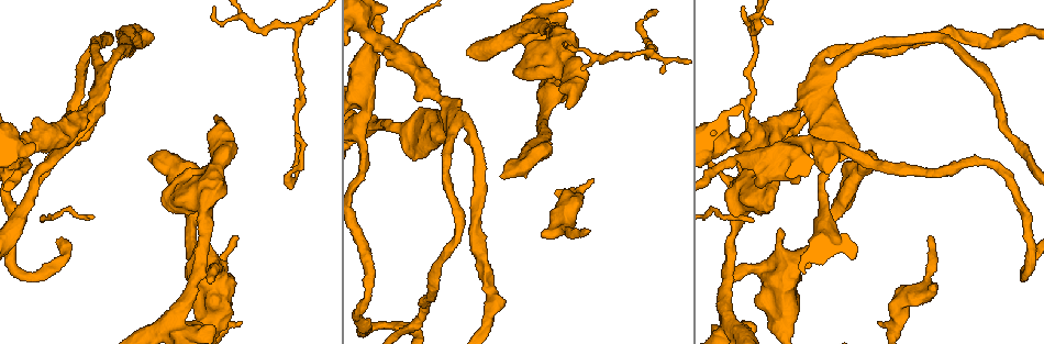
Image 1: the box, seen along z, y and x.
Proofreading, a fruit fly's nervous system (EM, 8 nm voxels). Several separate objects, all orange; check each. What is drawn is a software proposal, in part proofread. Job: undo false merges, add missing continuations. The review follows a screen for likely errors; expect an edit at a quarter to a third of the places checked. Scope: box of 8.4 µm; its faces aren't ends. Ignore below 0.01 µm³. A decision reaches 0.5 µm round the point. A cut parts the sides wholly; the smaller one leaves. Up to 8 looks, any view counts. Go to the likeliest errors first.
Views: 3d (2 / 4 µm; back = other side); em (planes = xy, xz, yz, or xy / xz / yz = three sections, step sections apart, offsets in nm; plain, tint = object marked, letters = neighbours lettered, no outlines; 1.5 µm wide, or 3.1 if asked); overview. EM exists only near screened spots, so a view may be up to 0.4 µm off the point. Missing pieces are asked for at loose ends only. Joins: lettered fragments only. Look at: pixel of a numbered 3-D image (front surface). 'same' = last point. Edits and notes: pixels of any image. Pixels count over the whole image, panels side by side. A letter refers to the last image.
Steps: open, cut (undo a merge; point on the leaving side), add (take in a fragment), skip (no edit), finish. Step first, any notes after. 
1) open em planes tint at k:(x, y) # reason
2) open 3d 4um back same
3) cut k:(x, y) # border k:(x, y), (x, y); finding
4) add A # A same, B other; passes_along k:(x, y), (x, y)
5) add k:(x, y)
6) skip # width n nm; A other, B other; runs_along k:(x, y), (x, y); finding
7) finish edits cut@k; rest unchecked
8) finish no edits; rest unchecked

open em planes letters at 1:(500, 177) # stops while still wide

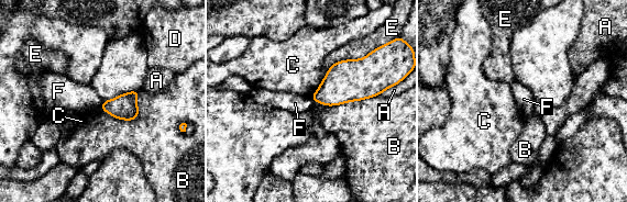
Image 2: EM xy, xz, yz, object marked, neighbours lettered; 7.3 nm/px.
skip # A other, B other, C other, D other, E other, F other; border 2:(103, 101), (99, 108); none of them fits

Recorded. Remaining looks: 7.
open 3d 4um at 1:(237, 235) # thin end

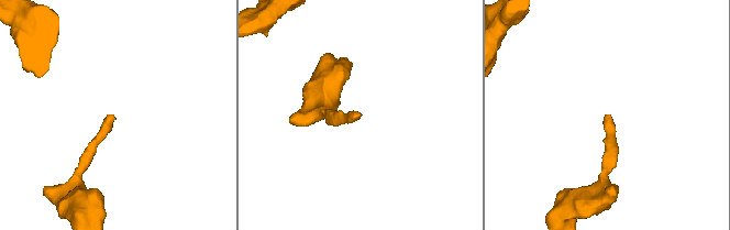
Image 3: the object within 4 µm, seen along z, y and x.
open em planes plain at 3:(113, 114)

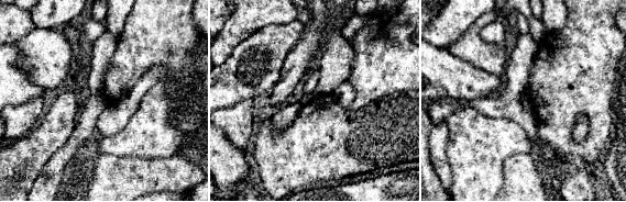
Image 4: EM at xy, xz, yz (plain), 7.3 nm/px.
open em planes letters same # see the neighbours

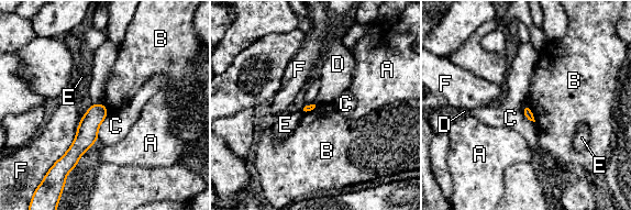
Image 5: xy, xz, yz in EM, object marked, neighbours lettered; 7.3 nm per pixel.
skip # A other, B other, C other, D other, E other, F other; runs_along 5:(101, 107), (70, 162); no lettered fragment goes on from it

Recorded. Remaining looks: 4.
open em yz step 4 tint at 1:(296, 30) # three-way junction

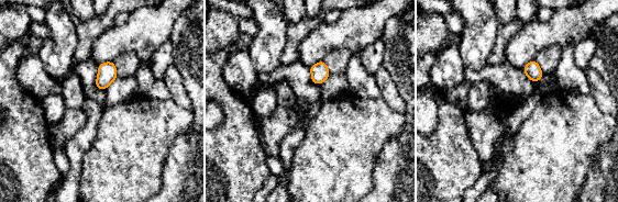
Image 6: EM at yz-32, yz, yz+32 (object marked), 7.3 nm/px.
open em yz step 4 letters same # see the neighbours

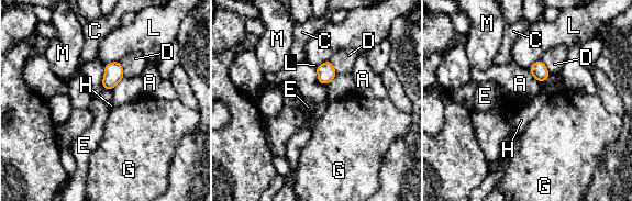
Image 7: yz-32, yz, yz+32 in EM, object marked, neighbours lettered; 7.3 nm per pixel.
skip # A other, C other, D other, E other, G other, H other, L other, M other; border 7:(104, 64), (102, 87), (111, 90); one cell here

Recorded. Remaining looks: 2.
finish no edits; rest unchecked

